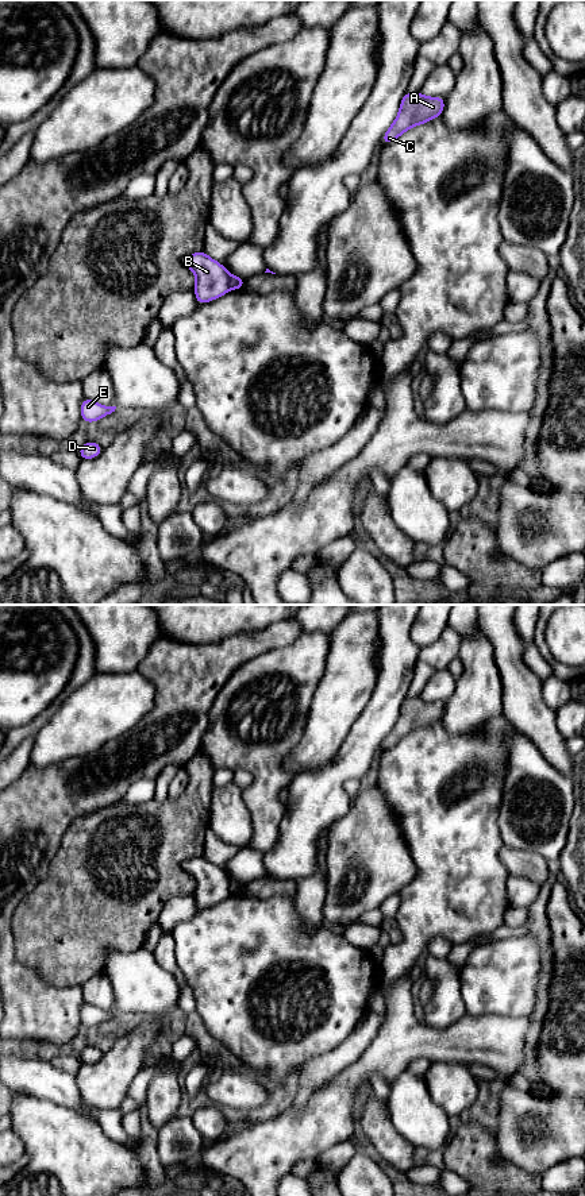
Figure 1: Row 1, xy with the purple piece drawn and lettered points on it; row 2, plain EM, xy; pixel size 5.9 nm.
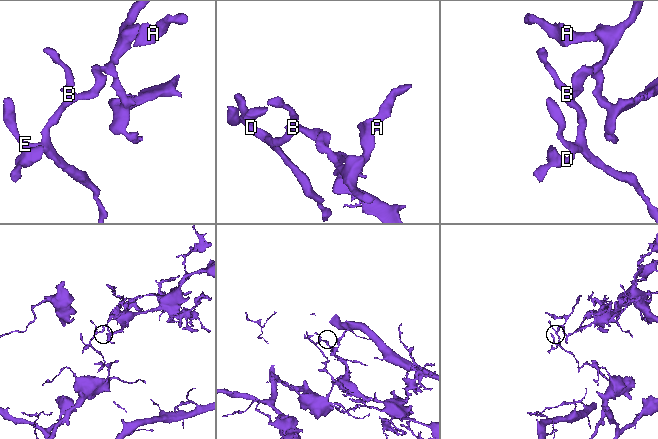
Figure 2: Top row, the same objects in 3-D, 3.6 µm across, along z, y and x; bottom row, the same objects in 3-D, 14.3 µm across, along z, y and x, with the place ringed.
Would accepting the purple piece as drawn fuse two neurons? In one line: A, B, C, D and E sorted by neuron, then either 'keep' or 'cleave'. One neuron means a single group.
A C / B D E | cleave

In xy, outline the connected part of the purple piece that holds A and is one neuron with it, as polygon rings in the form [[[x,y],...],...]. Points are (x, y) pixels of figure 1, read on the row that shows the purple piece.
[[[407,92],[401,100],[399,115],[384,134],[381,144],[392,143],[409,128],[440,116],[444,100],[444,97],[426,97],[420,92]]]

